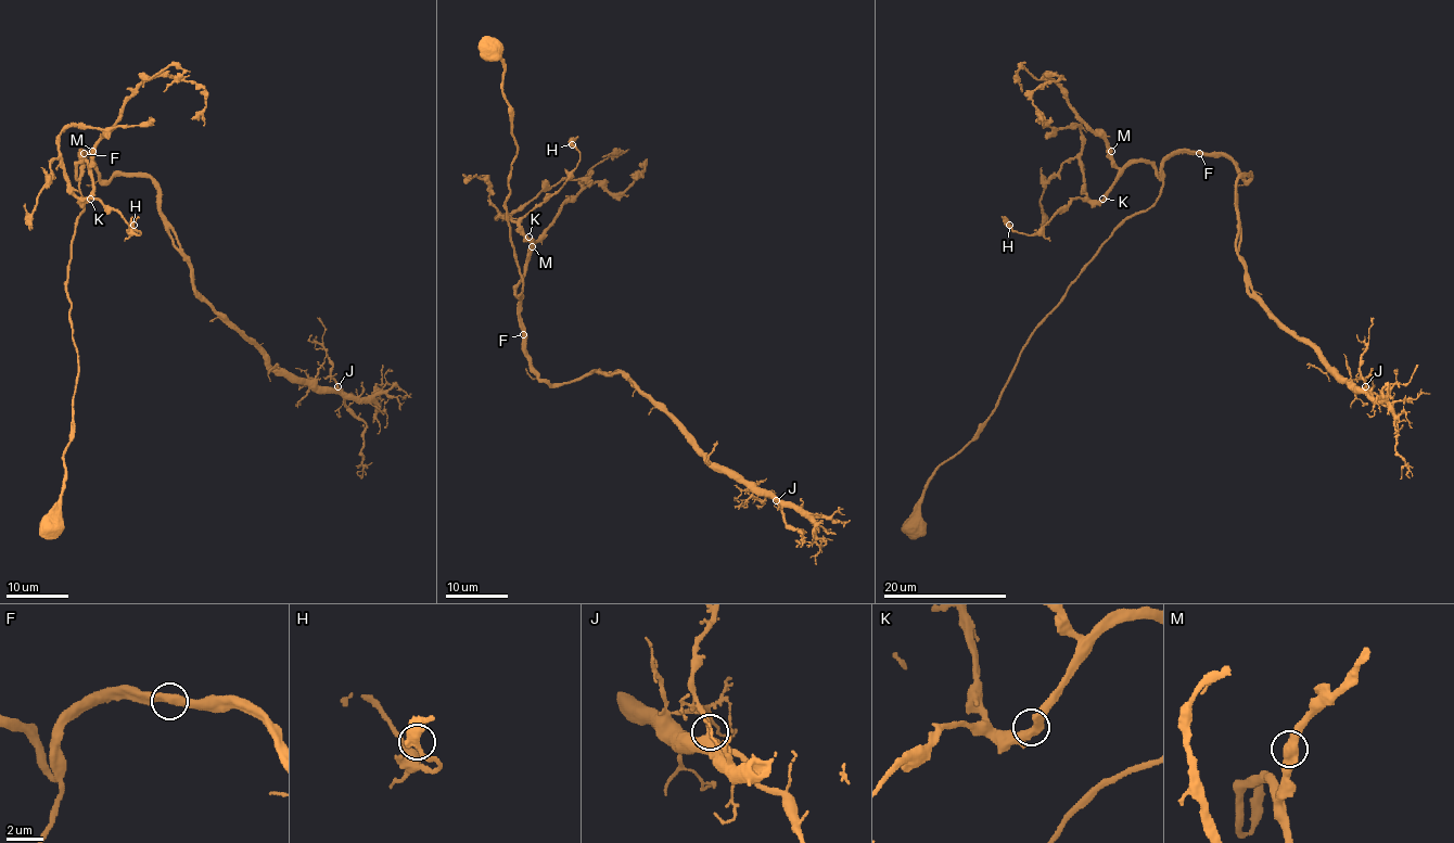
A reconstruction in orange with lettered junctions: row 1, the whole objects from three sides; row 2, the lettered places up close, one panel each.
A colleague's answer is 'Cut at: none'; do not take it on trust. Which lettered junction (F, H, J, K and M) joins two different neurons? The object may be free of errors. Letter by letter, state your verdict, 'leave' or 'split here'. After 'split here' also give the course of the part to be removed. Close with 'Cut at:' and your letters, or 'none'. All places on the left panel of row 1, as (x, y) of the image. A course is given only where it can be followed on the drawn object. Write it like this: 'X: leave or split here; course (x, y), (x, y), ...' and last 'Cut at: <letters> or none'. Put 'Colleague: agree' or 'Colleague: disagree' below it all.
F: leave
H: leave
J: leave
K: leave
M: leave
Cut at: none
Colleague: agree

